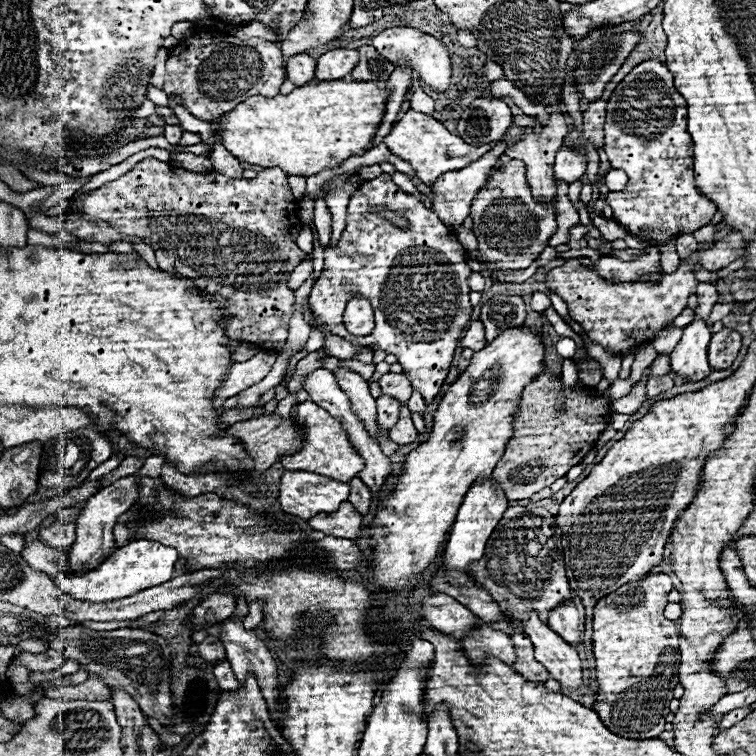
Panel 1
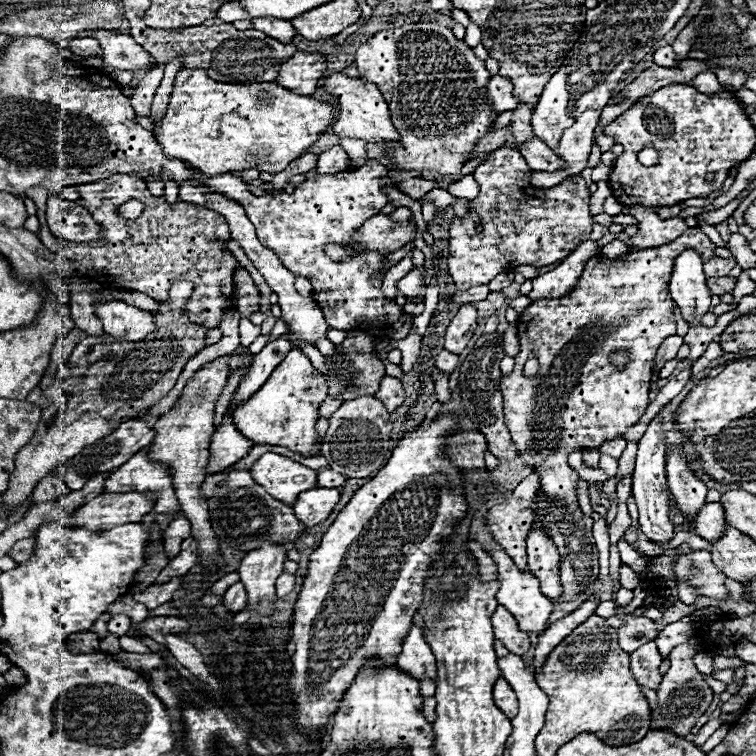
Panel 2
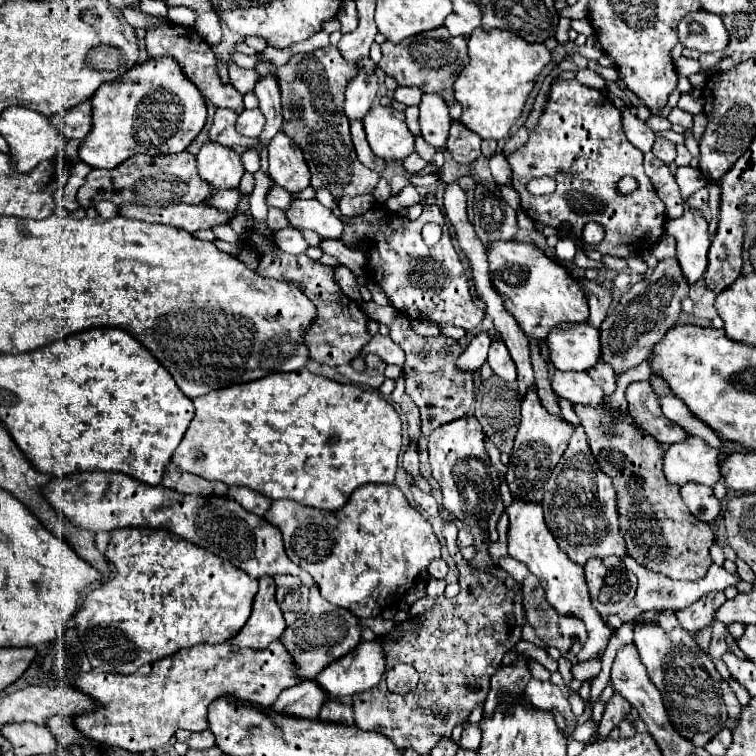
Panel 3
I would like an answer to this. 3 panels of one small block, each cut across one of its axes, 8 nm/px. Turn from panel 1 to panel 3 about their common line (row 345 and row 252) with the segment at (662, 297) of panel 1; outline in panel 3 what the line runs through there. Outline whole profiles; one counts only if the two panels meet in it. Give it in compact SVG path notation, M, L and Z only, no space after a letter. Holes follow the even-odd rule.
M558 78L558 80L554 80L554 84L552 84L552 90L550 90L550 98L548 98L548 104L546 104L546 108L544 108L544 114L540 116L540 122L536 124L536 128L530 132L530 138L528 138L528 142L522 146L522 148L518 148L514 154L510 154L508 158L508 164L512 166L512 188L520 194L520 200L522 200L522 210L534 220L534 222L542 222L542 224L546 224L546 226L560 226L560 222L570 222L572 224L572 230L574 230L574 236L580 236L582 234L582 228L584 228L584 224L586 222L598 222L598 224L602 224L604 226L604 230L606 230L606 238L598 244L598 246L592 246L592 250L598 250L598 252L602 252L604 256L614 256L614 258L628 258L628 256L640 256L642 252L648 252L648 250L652 250L656 244L658 244L658 240L664 236L664 224L666 224L666 206L662 204L662 200L658 198L658 192L656 192L656 188L650 184L650 178L646 176L646 172L644 172L644 168L642 168L642 160L644 160L644 154L638 150L638 148L634 148L630 142L628 142L628 138L626 138L626 134L624 134L624 128L622 128L622 114L620 114L620 110L600 92L600 90L594 90L594 88L588 88L588 86L584 86L584 84L580 84L578 80L562 80L562 78ZM540 176L552 176L554 180L556 180L556 190L552 192L552 194L548 194L548 196L532 196L530 192L528 192L528 182L530 180L534 180L534 178L540 178ZM624 176L632 176L636 182L638 182L638 188L634 190L634 192L630 192L630 194L622 194L620 190L618 190L618 182L620 182L620 178L624 178Z

